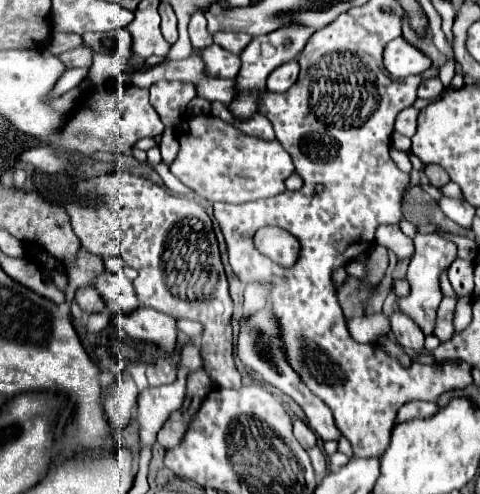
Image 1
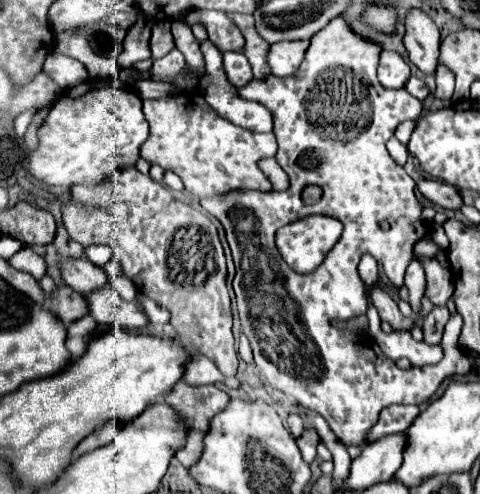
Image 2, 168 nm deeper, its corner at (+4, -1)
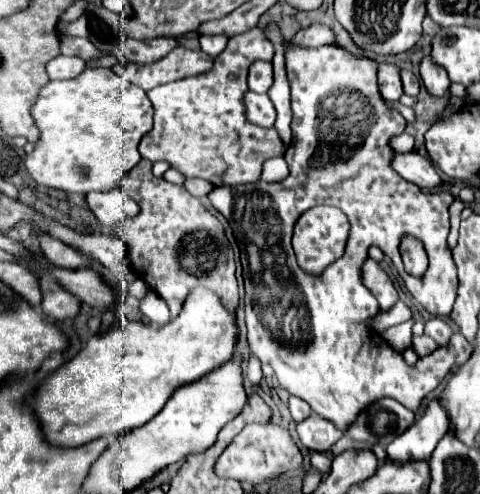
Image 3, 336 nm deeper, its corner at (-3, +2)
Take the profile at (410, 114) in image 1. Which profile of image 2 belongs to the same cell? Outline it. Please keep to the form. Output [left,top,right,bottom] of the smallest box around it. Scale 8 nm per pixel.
[435,65,455,99]

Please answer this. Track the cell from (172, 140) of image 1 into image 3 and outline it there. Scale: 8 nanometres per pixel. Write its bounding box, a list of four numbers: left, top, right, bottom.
[184,178,212,198]

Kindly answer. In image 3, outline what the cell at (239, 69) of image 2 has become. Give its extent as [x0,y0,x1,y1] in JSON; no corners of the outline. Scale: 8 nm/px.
[248,60,272,92]

